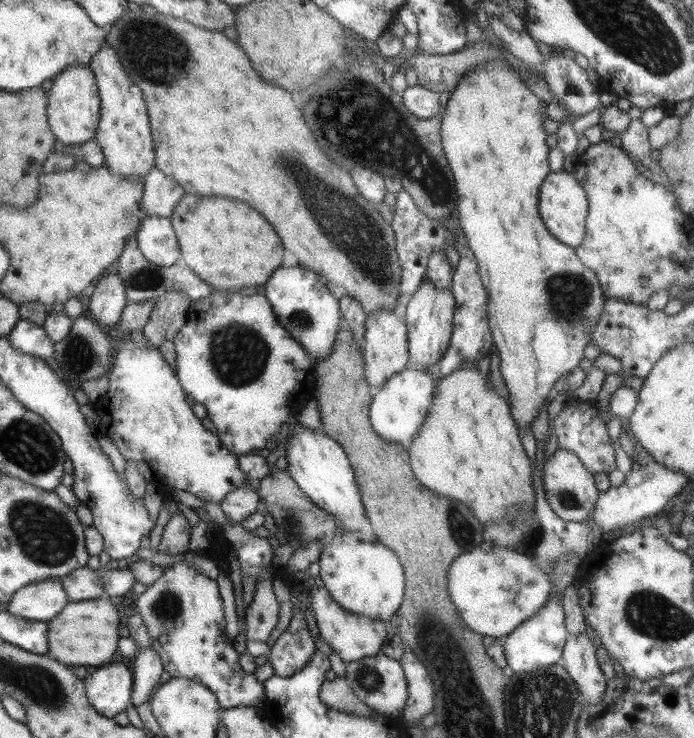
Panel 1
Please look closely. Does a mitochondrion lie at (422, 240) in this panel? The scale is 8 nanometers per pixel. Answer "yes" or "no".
no

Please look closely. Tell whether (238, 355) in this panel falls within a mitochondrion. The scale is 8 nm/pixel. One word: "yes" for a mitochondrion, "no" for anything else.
yes

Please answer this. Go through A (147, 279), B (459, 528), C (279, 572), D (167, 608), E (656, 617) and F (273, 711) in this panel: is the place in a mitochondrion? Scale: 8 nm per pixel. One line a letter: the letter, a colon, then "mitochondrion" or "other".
A: mitochondrion
B: mitochondrion
C: other
D: mitochondrion
E: mitochondrion
F: other

